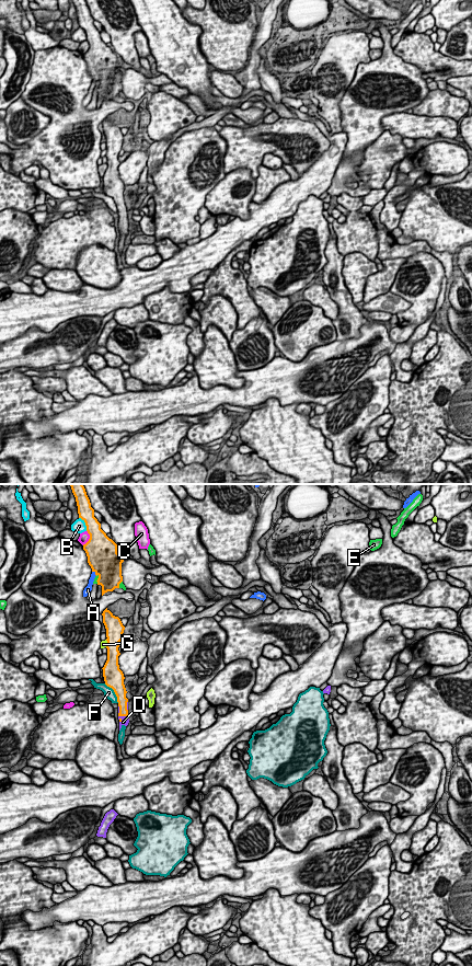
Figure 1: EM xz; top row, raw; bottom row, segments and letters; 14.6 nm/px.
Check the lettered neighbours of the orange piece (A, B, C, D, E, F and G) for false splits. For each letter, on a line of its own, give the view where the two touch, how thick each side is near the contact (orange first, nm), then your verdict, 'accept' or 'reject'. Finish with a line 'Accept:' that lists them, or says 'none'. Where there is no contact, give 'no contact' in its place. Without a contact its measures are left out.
A: xz | 440/90 nm | reject
B: xz | 220/190 nm | reject
C: xz | 440/140 nm | reject
D: xz | 140/70 nm | accept
E: xz | 400/50 nm | reject
F: xz | 280/160 nm | reject
G: xz | 260/100 nm | reject
Accept: D

